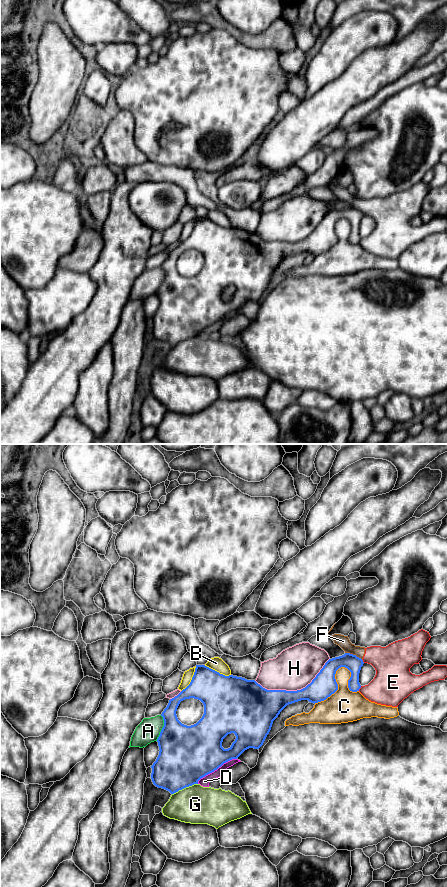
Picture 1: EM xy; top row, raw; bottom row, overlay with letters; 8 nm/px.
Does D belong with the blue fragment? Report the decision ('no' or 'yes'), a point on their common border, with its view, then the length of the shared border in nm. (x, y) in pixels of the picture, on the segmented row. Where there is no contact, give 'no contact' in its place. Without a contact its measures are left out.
no; contact xy (216, 769); length 380 nm

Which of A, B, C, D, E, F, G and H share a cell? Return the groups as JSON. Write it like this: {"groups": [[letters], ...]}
{"groups": [["A"], ["B"], ["C"], ["D"], ["E", "F"], ["G"], ["H"]]}

